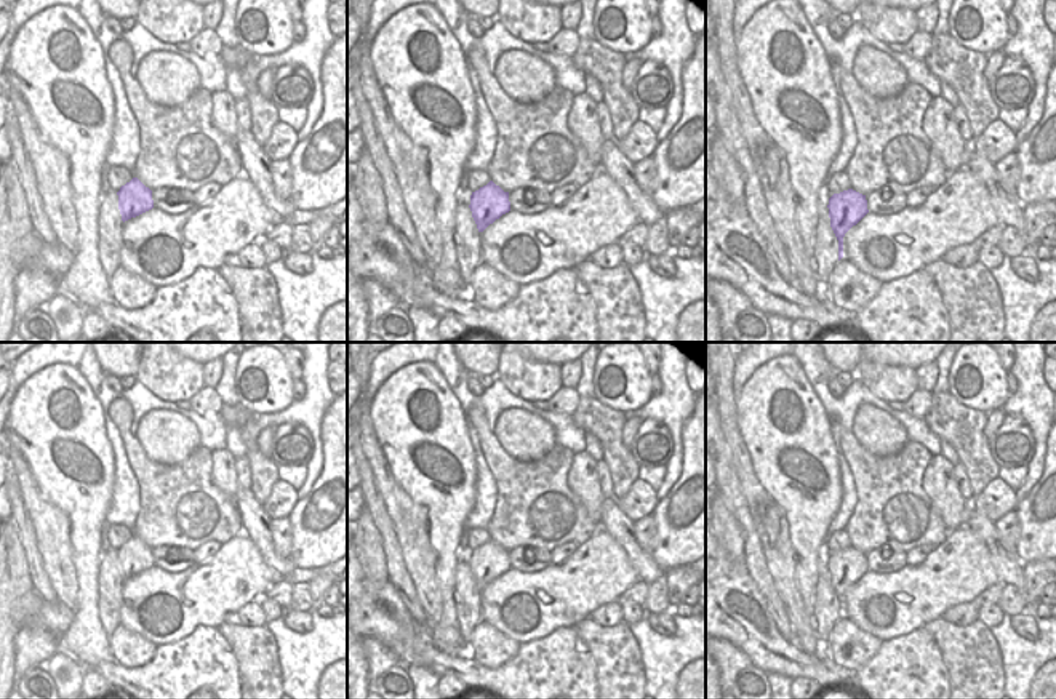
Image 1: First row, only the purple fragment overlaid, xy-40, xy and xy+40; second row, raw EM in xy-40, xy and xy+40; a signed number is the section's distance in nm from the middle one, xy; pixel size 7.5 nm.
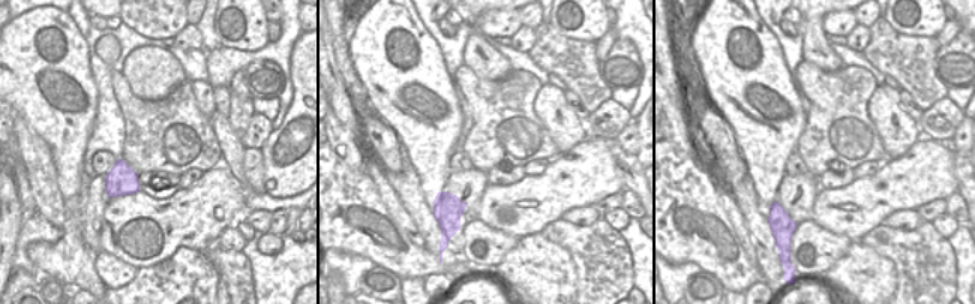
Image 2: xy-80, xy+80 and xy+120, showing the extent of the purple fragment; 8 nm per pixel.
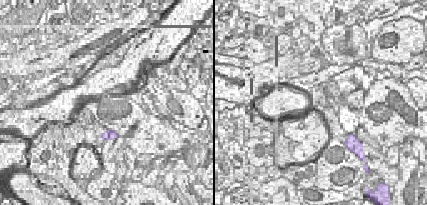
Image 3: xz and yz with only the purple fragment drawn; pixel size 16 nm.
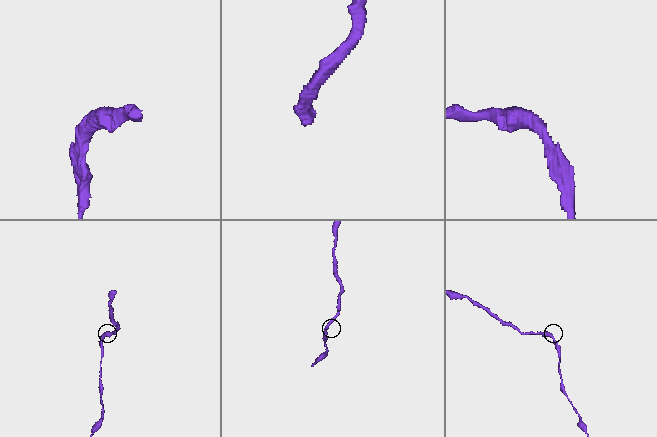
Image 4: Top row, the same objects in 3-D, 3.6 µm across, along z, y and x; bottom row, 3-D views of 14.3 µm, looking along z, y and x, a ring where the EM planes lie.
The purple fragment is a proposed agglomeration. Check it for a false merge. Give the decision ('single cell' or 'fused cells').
fused cells

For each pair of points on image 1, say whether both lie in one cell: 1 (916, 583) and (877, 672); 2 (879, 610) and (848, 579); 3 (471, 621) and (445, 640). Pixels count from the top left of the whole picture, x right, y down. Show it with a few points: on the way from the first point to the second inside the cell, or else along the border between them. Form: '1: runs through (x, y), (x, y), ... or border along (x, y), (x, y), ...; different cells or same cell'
1: border along (927, 623), (882, 642); different cells
2: border along (864, 575), (845, 592), (842, 615); different cells
3: border along (453, 592), (458, 629), (468, 642); different cells

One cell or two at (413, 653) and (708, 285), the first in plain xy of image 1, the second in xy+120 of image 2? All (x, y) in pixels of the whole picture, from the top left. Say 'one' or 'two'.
two

